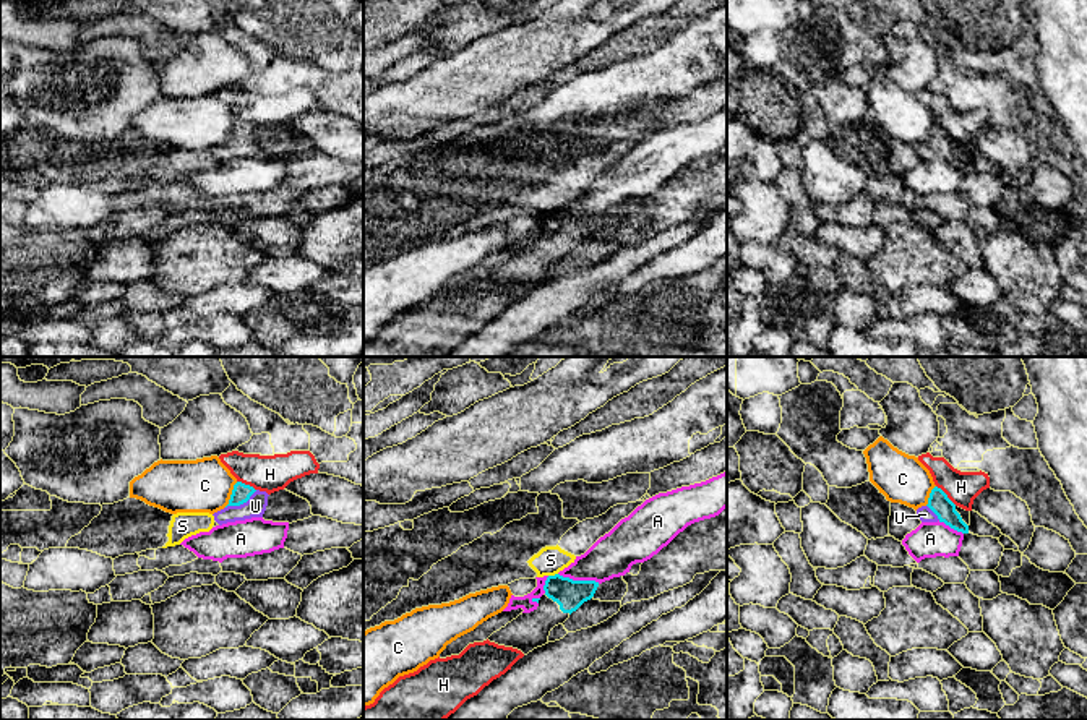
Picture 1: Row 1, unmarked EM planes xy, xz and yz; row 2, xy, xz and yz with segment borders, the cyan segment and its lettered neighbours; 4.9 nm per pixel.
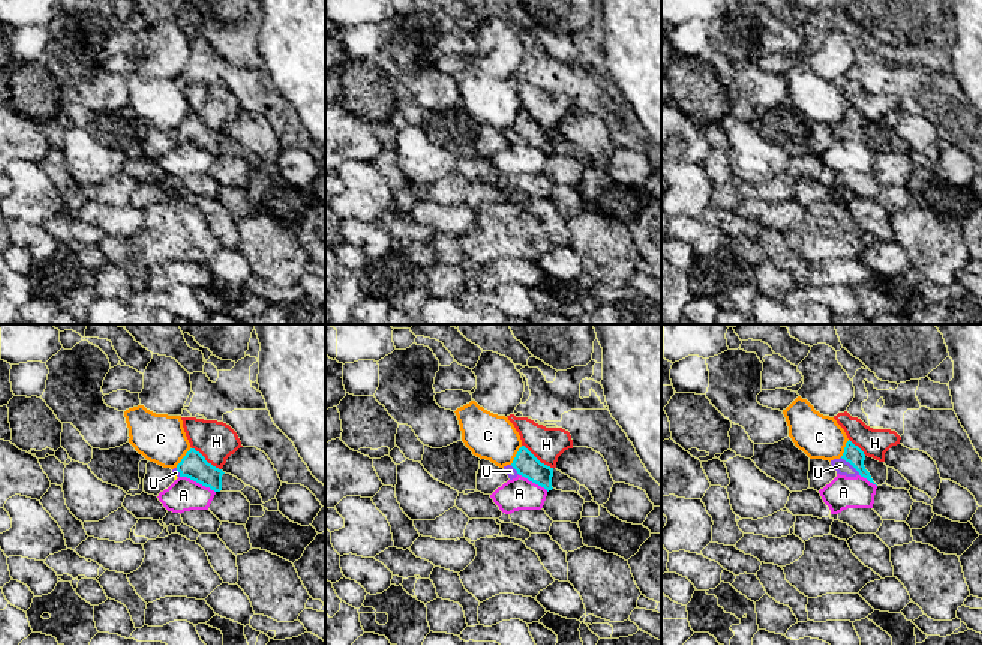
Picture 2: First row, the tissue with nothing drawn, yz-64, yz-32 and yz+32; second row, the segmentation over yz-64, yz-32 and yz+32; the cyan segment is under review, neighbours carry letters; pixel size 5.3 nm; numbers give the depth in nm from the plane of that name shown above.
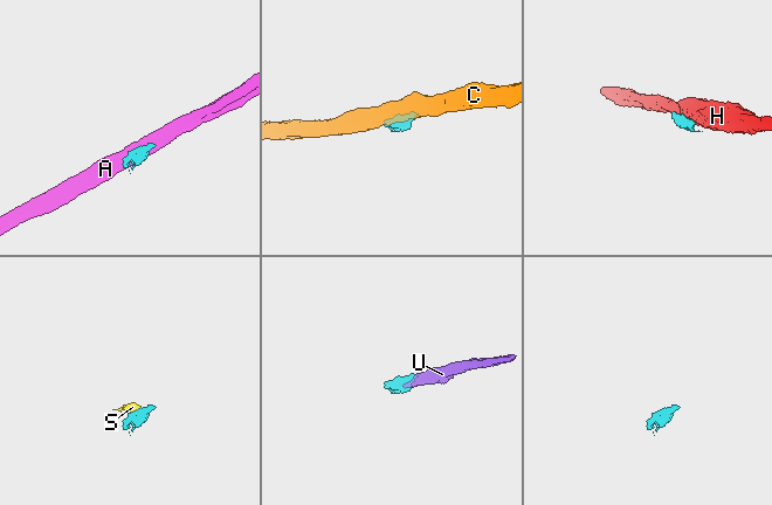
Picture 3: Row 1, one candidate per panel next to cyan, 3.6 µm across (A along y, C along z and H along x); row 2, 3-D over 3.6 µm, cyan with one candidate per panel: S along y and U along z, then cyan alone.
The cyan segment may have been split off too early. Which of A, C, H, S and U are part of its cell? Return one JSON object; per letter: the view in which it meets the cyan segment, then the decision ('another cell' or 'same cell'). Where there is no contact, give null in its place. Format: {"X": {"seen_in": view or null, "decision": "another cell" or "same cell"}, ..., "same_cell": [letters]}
{"A": {"seen_in": "xz", "decision": "another cell"}, "C": {"seen_in": "xy", "decision": "another cell"}, "H": {"seen_in": "yz", "decision": "another cell"}, "S": {"seen_in": "xz", "decision": "another cell"}, "U": {"seen_in": "xy", "decision": "same cell"}, "same_cell": ["U"]}

